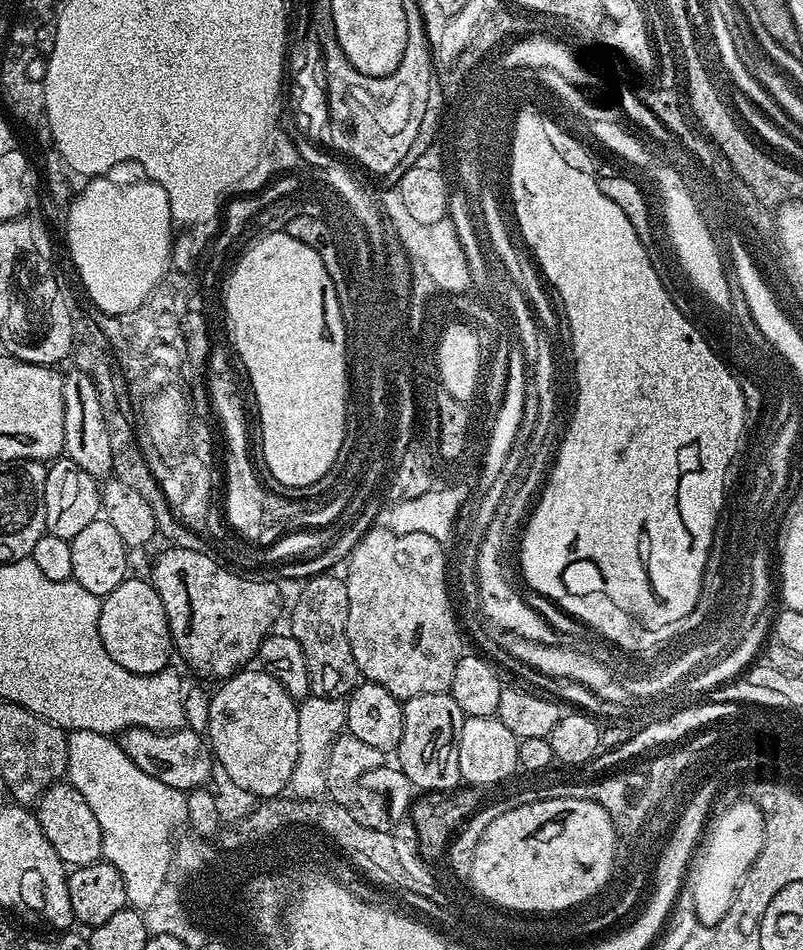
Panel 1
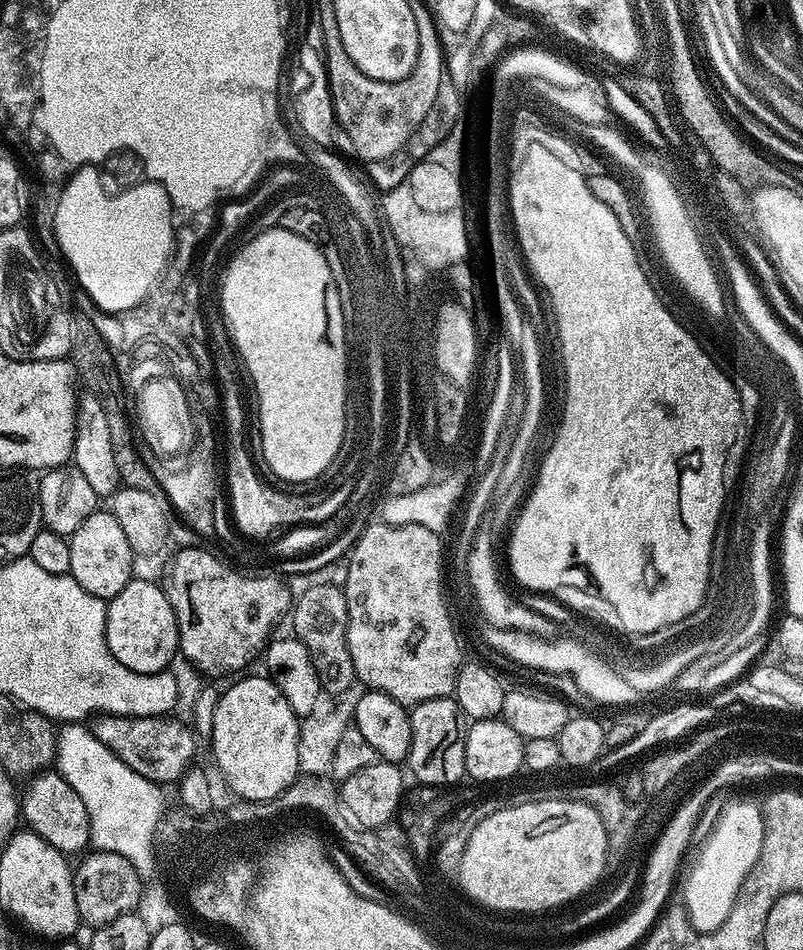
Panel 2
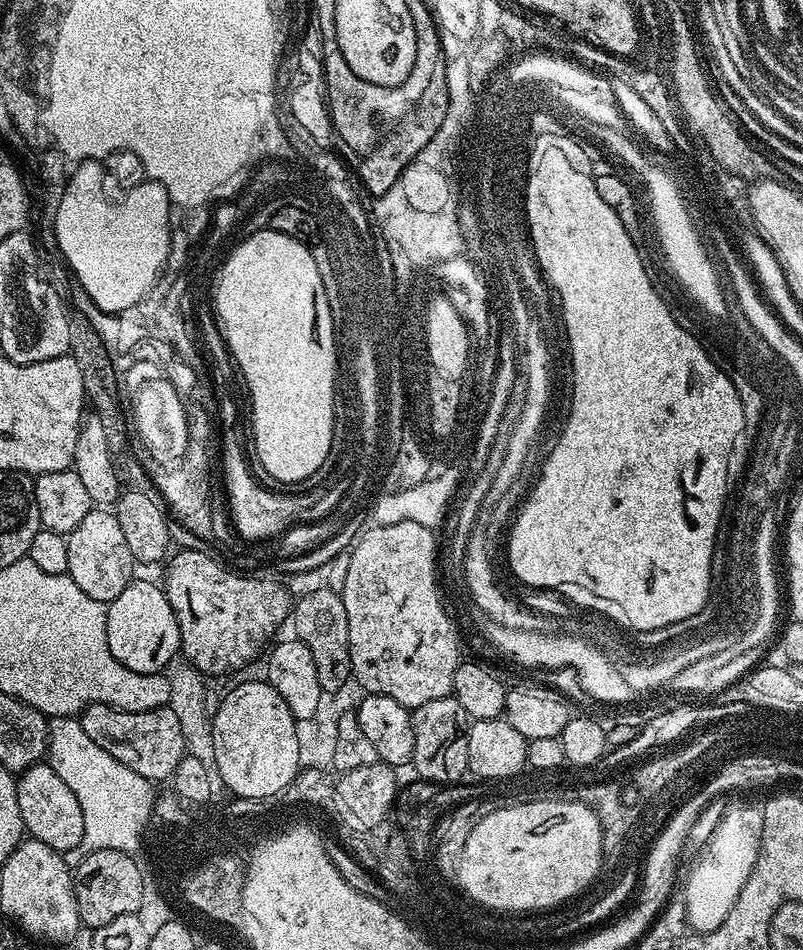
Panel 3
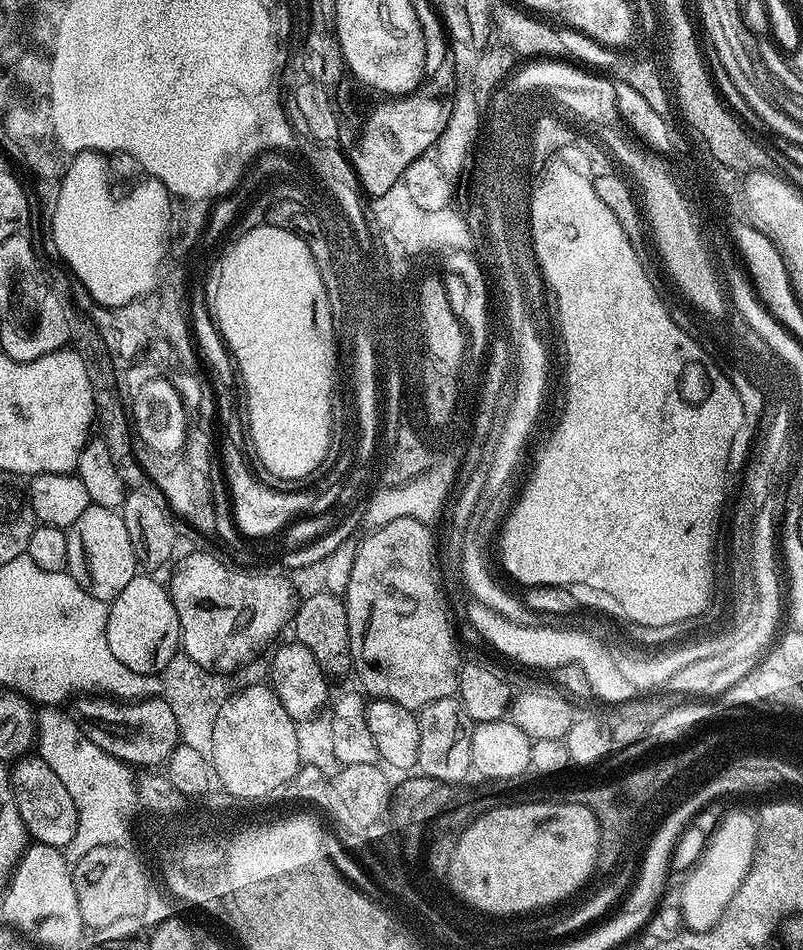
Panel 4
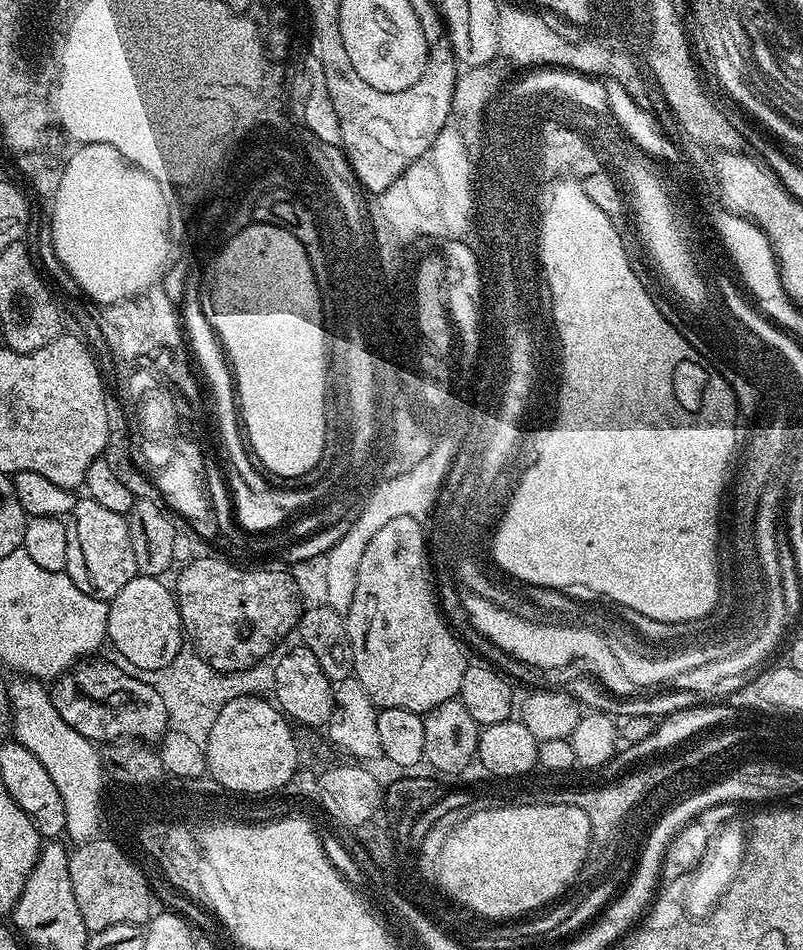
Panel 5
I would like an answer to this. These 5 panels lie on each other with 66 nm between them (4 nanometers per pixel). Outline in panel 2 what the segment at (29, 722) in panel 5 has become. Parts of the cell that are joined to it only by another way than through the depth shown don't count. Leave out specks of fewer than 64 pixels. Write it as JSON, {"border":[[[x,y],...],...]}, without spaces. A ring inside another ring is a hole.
{"border":[[[80,722],[59,725],[54,768],[63,780],[70,782],[74,794],[82,798],[82,806],[86,806],[86,814],[90,818],[92,844],[101,852],[122,854],[136,872],[148,872],[153,867],[152,830],[160,815],[161,797],[157,784],[130,770],[122,758],[98,742],[91,727]]]}

